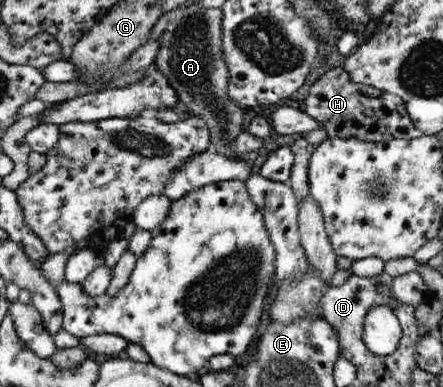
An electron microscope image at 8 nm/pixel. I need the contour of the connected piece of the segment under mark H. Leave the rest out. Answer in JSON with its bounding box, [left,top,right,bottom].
[303,67,423,142]

